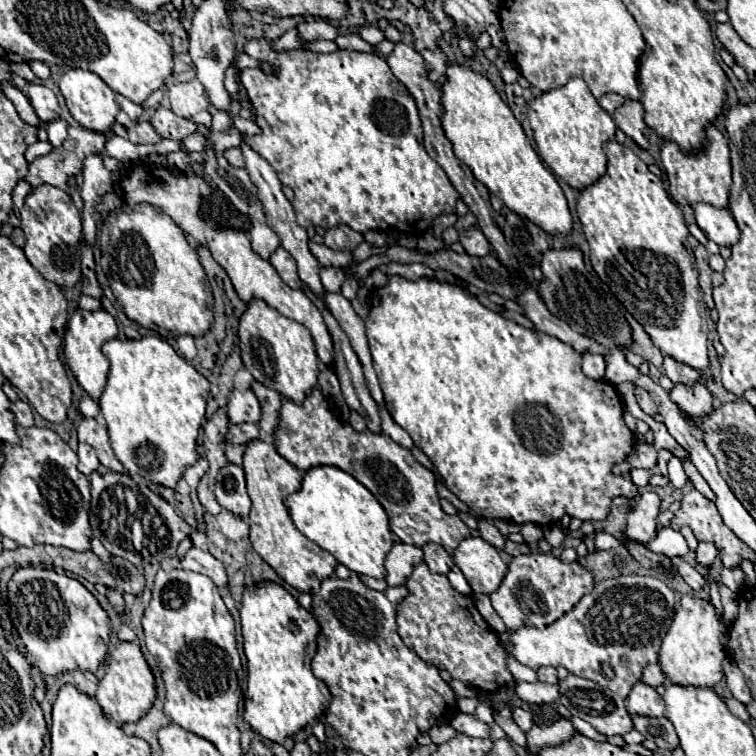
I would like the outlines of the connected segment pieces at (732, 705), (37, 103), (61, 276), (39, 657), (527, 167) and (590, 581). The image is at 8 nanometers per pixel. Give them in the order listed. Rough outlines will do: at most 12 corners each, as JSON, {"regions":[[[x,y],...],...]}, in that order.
{"regions":[[[736,698],[726,700],[730,712],[744,722],[750,720],[750,714],[742,702]],[[12,74],[15,86],[28,90],[38,118],[48,124],[60,116],[58,98],[50,88]],[[56,186],[20,210],[24,252],[50,282],[80,278],[82,218]],[[18,568],[10,622],[44,676],[96,672],[108,616],[74,578]],[[450,62],[440,124],[512,212],[568,234],[562,188],[492,82]],[[510,560],[492,606],[508,632],[548,626],[594,590],[580,562]]]}

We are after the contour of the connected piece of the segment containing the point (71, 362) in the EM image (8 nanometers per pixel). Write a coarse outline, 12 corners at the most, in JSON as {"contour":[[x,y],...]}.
{"contour":[[76,310],[64,356],[94,398],[104,390],[102,344],[118,334],[104,310]]}

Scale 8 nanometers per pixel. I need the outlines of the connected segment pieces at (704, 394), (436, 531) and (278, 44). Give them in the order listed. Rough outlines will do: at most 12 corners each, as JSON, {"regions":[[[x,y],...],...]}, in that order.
{"regions":[[[704,382],[674,384],[670,398],[688,416],[714,408]],[[318,386],[282,400],[274,446],[302,472],[336,466],[406,544],[470,536],[434,474],[388,434],[338,420]],[[298,30],[284,32],[272,41],[276,52],[304,48]]]}

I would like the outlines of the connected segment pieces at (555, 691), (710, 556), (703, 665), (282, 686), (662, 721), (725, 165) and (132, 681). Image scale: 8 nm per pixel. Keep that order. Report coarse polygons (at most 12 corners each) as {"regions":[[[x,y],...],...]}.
{"regions":[[[520,682],[524,702],[550,704],[560,698],[560,686]],[[700,542],[696,560],[702,566],[712,566],[716,548],[710,542]],[[682,596],[662,640],[668,680],[716,686],[728,628],[706,598]],[[278,582],[242,594],[244,720],[282,742],[332,702],[320,626]],[[632,714],[634,728],[658,748],[678,746],[668,718]],[[706,126],[698,154],[660,146],[670,196],[728,206],[728,138]],[[134,642],[106,658],[94,694],[104,716],[138,722],[156,698]]]}

